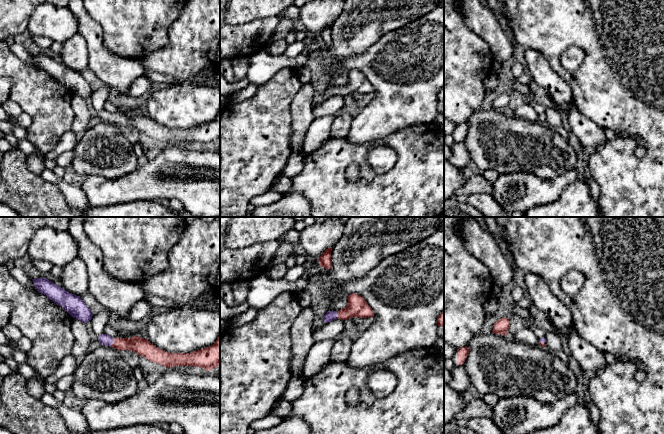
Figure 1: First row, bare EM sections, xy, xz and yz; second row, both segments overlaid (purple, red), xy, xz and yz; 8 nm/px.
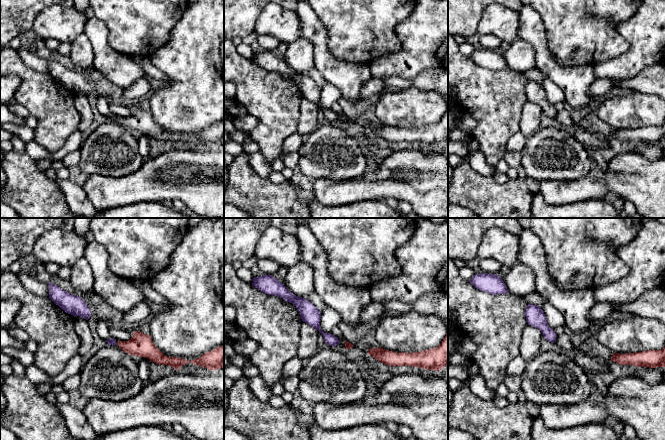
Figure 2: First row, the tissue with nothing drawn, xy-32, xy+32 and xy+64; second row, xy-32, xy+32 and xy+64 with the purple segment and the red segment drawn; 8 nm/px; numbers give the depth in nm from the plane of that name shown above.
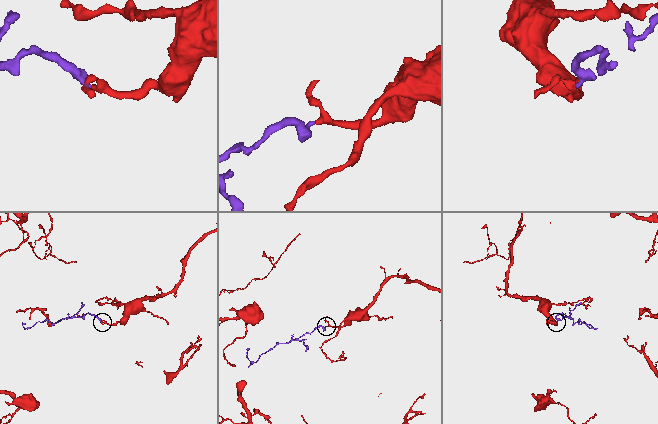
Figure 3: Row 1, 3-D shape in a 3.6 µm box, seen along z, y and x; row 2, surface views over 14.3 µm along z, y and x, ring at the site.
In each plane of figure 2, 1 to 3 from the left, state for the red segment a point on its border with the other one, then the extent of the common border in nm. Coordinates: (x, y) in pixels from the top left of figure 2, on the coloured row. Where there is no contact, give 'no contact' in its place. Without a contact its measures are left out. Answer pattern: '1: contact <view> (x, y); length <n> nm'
1: no contact
2: no contact
3: no contact

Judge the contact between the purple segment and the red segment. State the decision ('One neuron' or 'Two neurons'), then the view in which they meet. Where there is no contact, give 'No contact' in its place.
One neuron. Touches purple in xy

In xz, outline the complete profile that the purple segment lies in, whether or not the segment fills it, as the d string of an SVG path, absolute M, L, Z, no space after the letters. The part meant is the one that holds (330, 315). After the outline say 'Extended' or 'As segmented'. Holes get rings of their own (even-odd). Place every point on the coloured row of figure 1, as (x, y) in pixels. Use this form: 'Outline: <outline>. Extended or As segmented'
Outline: M352 293L348 296L348 303L345 308L340 309L338 312L328 311L324 315L323 321L328 323L337 318L344 321L354 317L374 318L374 312L372 308L367 304L363 297L356 293Z. Extended

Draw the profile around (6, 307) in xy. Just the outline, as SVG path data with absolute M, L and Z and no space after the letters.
M0 301L0 329L1 330L9 324L12 308L13 305L10 301Z

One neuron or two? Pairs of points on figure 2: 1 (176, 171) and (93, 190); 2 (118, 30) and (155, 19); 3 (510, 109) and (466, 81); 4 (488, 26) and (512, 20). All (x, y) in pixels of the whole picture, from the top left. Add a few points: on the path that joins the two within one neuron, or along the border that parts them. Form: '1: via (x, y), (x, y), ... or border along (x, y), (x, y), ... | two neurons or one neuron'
1: via (155, 181), (133, 189), (114, 190) | one neuron
2: via (127, 30), (132, 30), (143, 19), (146, 19) | one neuron
3: via (499, 104), (477, 87) | one neuron
4: via (494, 21), (506, 21) | one neuron

